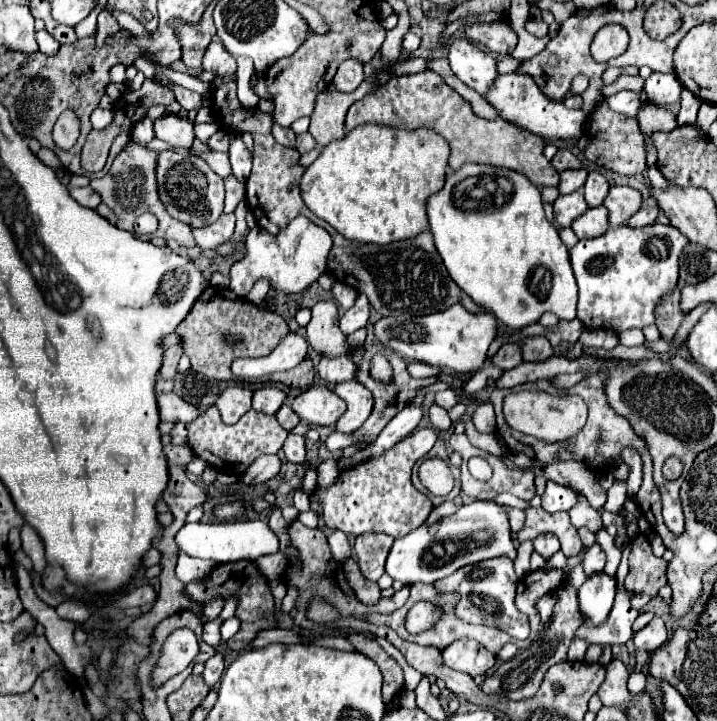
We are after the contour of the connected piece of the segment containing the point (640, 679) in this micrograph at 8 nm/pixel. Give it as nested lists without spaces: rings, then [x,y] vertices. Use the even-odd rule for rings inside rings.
[[[634,671],[628,680],[628,689],[631,694],[638,694],[643,691],[647,685],[647,675]]]

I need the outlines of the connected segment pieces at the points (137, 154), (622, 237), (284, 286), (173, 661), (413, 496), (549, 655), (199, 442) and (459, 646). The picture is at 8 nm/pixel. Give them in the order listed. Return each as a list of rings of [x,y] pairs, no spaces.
[[[129,142],[113,160],[113,166],[109,168],[109,172],[99,178],[99,180],[91,180],[91,188],[95,192],[99,192],[103,204],[107,204],[115,216],[117,216],[117,228],[133,232],[133,224],[137,220],[137,216],[141,216],[143,212],[151,212],[157,216],[159,220],[159,228],[157,228],[157,236],[161,238],[173,238],[177,240],[181,246],[191,248],[195,246],[191,228],[179,220],[175,220],[173,216],[167,214],[163,202],[159,200],[159,192],[157,192],[157,178],[155,178],[155,166],[157,166],[157,152],[147,150],[145,146],[139,146],[135,142]]]
[[[651,224],[645,228],[629,228],[629,226],[609,226],[609,230],[591,240],[579,240],[571,250],[571,266],[579,286],[579,306],[577,318],[583,326],[609,328],[613,332],[623,332],[629,328],[645,328],[653,324],[653,310],[657,300],[663,294],[671,292],[677,276],[679,276],[679,256],[683,246],[689,240],[669,224]]]
[[[305,216],[291,220],[279,234],[269,234],[265,228],[253,228],[247,236],[247,254],[237,260],[231,268],[231,292],[245,298],[253,288],[255,280],[269,278],[277,292],[299,294],[309,288],[321,274],[327,272],[327,256],[333,248],[329,232],[321,226],[315,226]]]
[[[181,628],[169,634],[169,638],[163,642],[161,656],[151,672],[153,688],[163,686],[169,678],[183,672],[191,664],[191,660],[197,656],[197,652],[199,652],[197,638],[187,628]]]
[[[419,428],[381,456],[345,468],[335,484],[311,494],[311,498],[323,506],[323,520],[327,528],[341,530],[347,536],[383,532],[393,538],[401,538],[421,526],[429,518],[433,502],[415,490],[411,484],[411,470],[415,462],[433,448],[435,440],[437,432],[433,428]]]
[[[571,582],[563,584],[557,588],[557,604],[553,608],[551,620],[547,622],[547,626],[541,630],[539,638],[523,652],[519,652],[515,658],[511,658],[509,662],[503,662],[491,676],[485,678],[485,682],[481,684],[481,690],[485,694],[505,694],[511,700],[525,700],[531,698],[545,676],[545,670],[549,670],[549,666],[565,662],[567,660],[567,650],[571,640],[575,638],[577,628],[581,628],[585,622],[583,614],[579,612],[579,600],[577,600],[577,590],[571,586]]]
[[[209,406],[201,416],[197,416],[191,424],[189,424],[189,448],[191,452],[205,460],[209,466],[233,474],[233,476],[241,476],[259,456],[263,454],[277,454],[283,446],[287,438],[287,432],[281,428],[281,424],[277,424],[275,416],[257,412],[257,410],[249,410],[237,424],[227,426],[223,424],[219,410],[215,406]]]
[[[457,640],[443,650],[443,662],[445,666],[475,678],[479,674],[487,674],[495,666],[497,658],[477,640]]]

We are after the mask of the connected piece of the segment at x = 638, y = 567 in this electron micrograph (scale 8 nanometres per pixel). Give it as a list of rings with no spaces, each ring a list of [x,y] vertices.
[[[639,534],[631,546],[629,574],[625,578],[625,588],[631,594],[645,592],[649,596],[657,596],[659,588],[667,584],[665,568],[667,562],[663,558],[653,556],[649,540],[643,534]]]

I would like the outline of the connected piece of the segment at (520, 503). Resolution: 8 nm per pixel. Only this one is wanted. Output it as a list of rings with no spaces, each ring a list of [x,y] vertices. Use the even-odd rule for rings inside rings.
[[[501,493],[501,494],[497,495],[497,497],[494,500],[498,504],[516,507],[521,510],[525,510],[526,508],[531,507],[529,505],[529,502],[521,500],[520,498],[518,498],[512,494],[509,494],[509,493]]]

